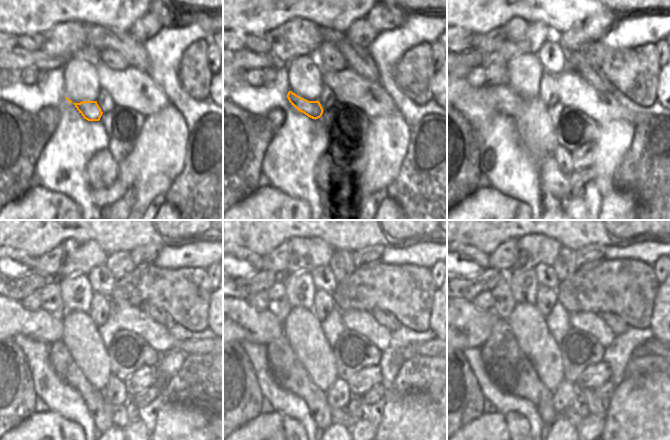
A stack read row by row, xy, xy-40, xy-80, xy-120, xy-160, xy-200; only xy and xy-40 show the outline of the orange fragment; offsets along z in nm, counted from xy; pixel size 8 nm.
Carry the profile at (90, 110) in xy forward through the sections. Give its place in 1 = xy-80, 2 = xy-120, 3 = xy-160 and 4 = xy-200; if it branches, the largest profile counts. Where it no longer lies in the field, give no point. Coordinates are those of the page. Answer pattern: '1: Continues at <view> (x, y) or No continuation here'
1: Continues at xy-80 (502, 98)
2: Continues at xy-120 (40, 325)
3: Continues at xy-160 (243, 322)
4: Continues at xy-200 (467, 326).

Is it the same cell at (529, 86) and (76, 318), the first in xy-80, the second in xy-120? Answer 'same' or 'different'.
different

